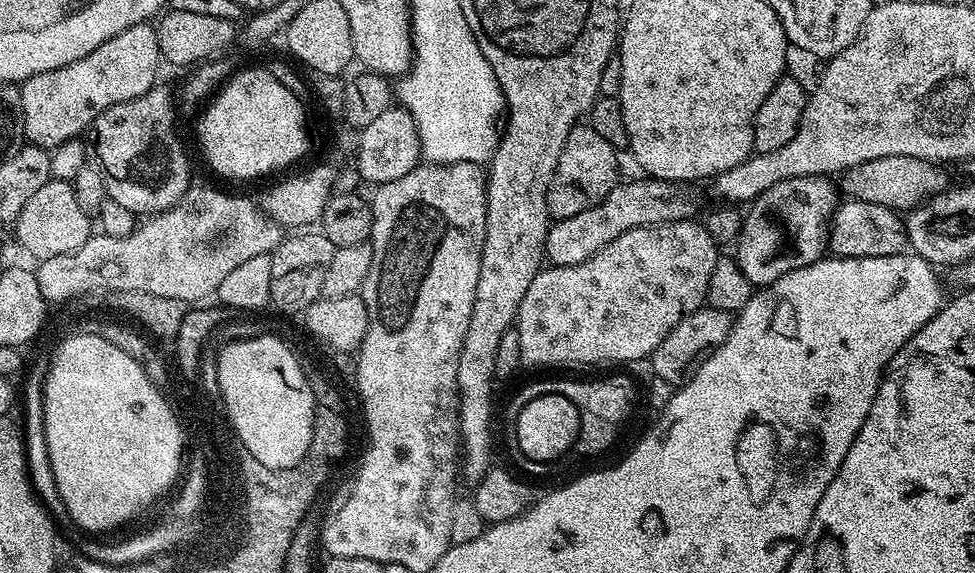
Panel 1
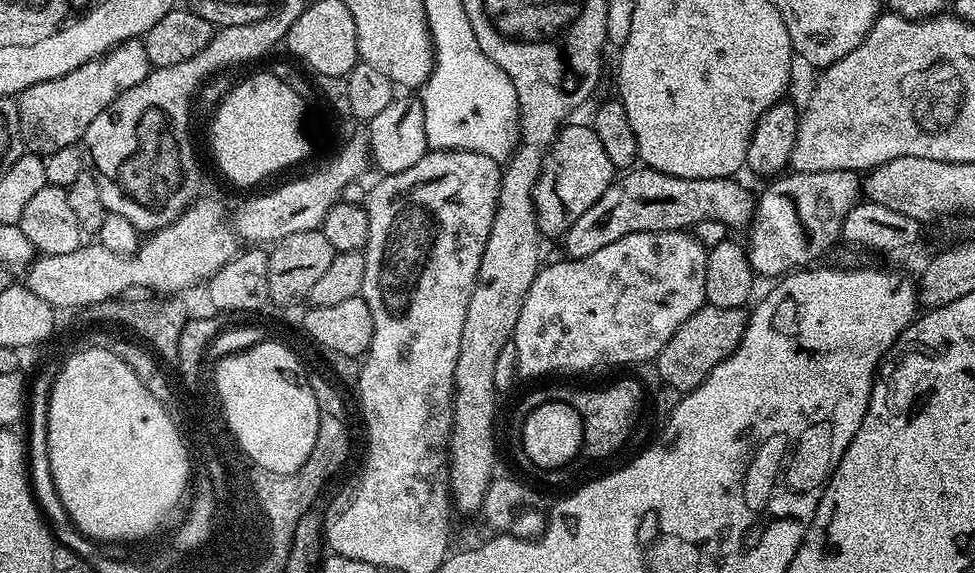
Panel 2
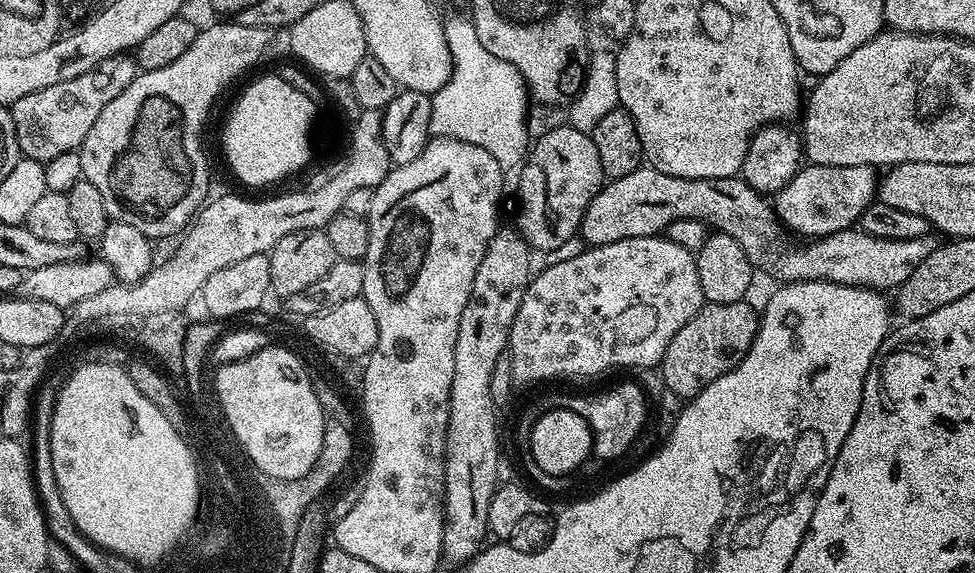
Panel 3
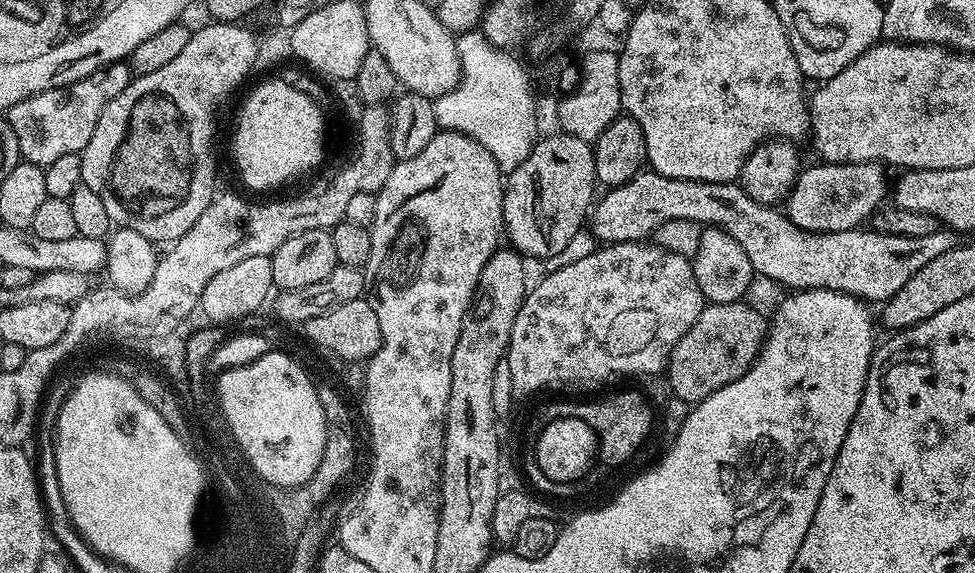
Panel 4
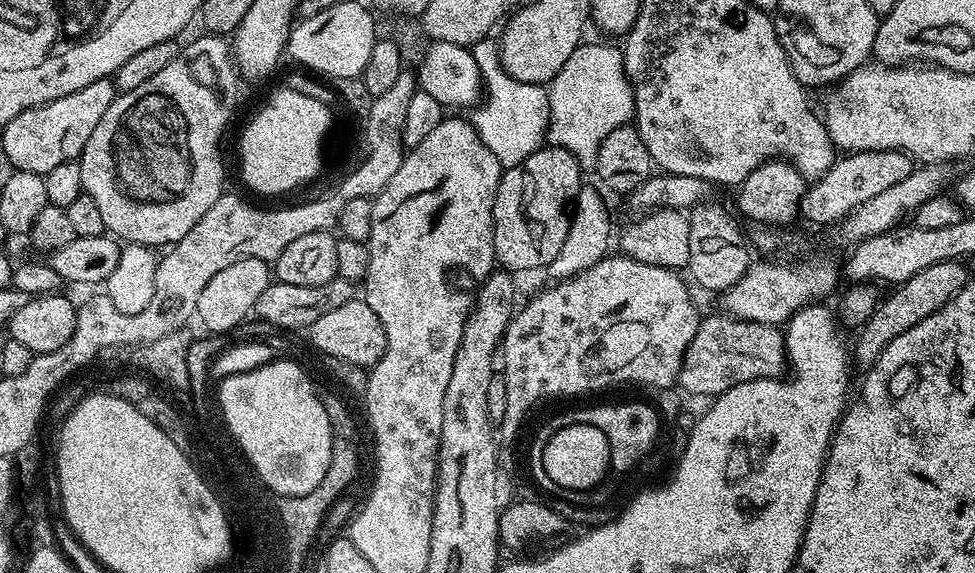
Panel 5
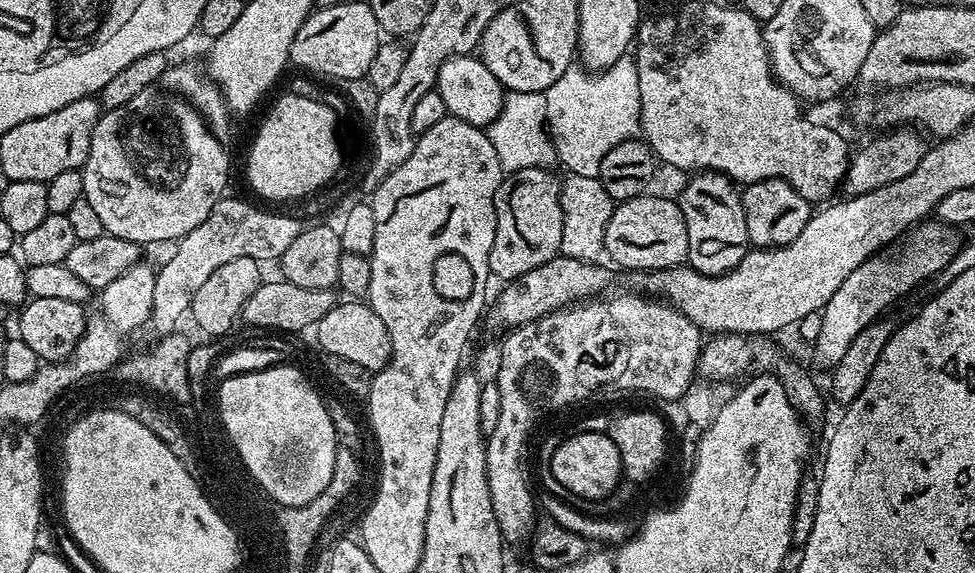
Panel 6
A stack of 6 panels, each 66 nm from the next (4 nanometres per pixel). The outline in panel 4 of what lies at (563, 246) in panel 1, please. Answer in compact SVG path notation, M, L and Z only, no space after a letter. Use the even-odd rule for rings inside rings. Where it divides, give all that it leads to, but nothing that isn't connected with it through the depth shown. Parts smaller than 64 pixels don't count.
M651 170L639 172L630 182L617 188L607 189L605 196L595 201L590 212L590 231L597 241L604 244L631 244L644 242L655 233L665 220L692 220L701 226L720 228L742 250L746 250L746 258L750 258L750 266L757 277L765 276L776 284L785 284L788 290L806 288L825 288L854 296L865 302L885 302L922 266L929 265L934 258L958 244L957 233L947 226L937 227L934 234L921 234L919 238L906 238L906 234L890 234L877 232L861 226L837 232L811 232L802 230L802 226L794 226L794 222L779 207L759 204L746 194L739 183L702 182L701 180L683 180L682 178L666 178Z

